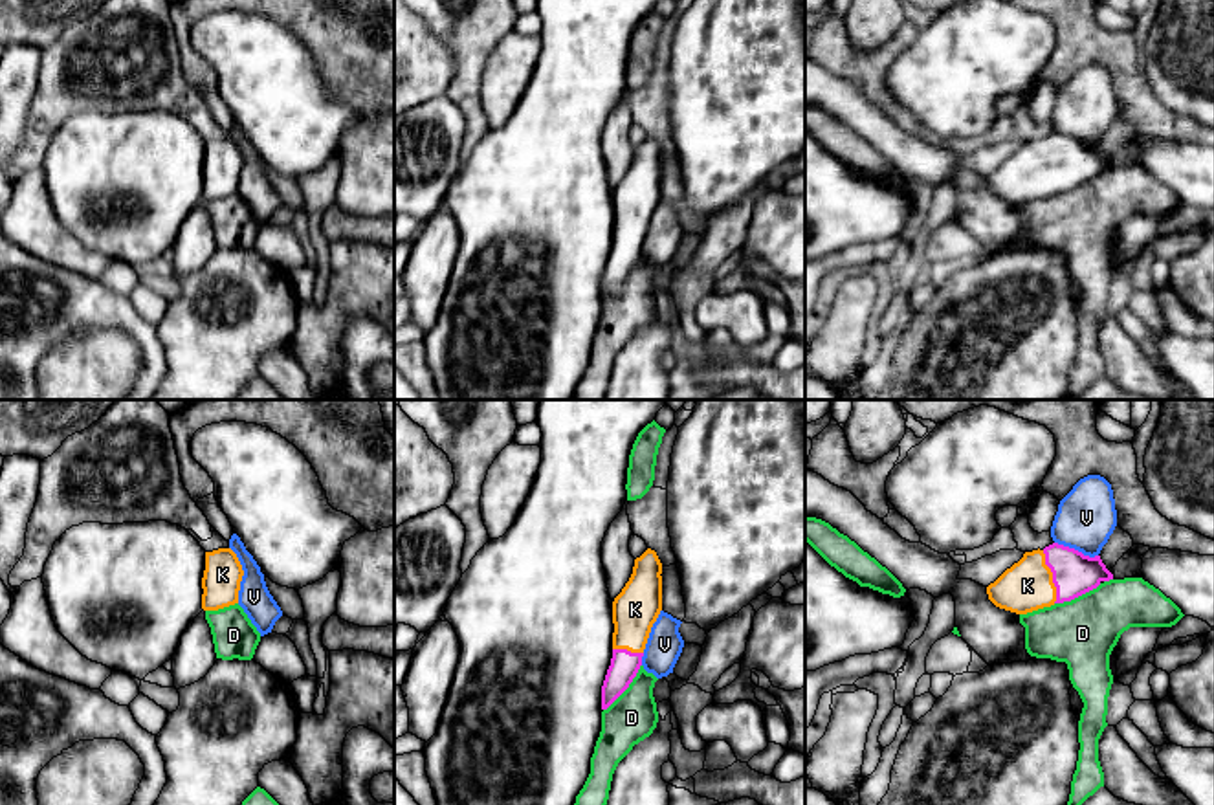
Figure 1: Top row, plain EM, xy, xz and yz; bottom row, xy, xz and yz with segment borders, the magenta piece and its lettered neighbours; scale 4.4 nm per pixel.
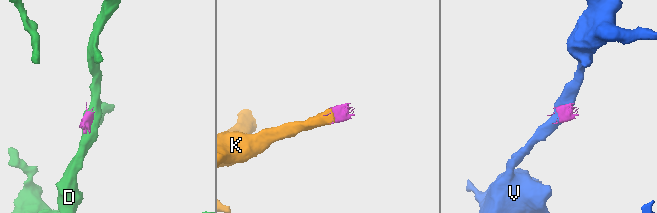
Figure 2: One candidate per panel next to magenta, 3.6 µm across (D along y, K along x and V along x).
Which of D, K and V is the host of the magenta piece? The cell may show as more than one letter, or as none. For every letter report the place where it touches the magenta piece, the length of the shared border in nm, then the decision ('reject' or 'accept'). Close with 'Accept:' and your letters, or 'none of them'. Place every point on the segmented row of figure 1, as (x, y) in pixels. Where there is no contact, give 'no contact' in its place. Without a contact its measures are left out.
D: contact xz (626, 688); length 260 nm; reject
K: contact yz (1053, 576); length 240 nm; accept
V: contact yz (1077, 551); length 200 nm; reject
Accept: K

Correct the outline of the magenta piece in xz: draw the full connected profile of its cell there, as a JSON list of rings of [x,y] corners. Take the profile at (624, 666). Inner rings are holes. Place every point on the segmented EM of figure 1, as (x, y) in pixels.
[[[647,548],[635,559],[633,574],[613,601],[613,658],[601,686],[601,710],[607,710],[633,682],[644,649],[662,611],[662,563]]]

